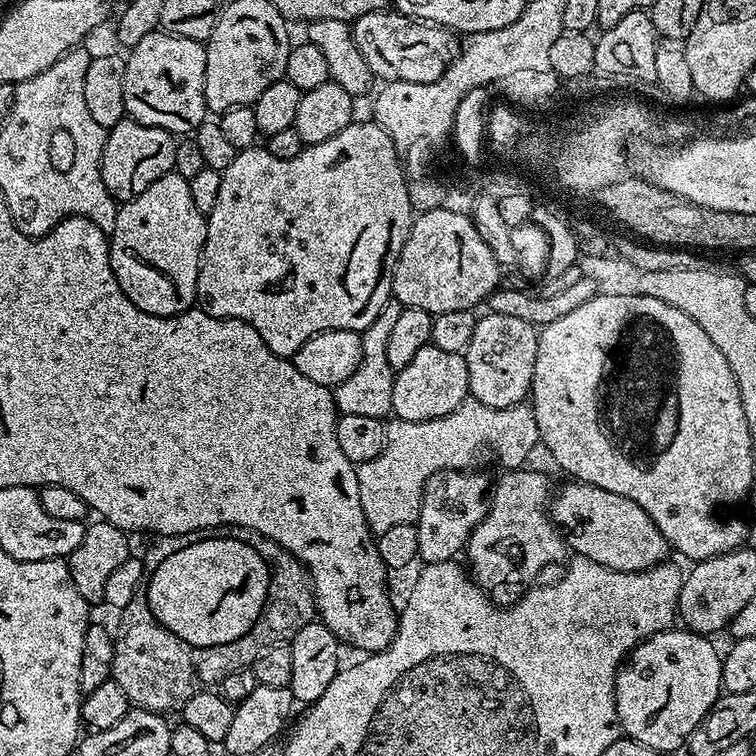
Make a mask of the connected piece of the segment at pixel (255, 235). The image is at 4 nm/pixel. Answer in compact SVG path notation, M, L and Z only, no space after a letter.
M353 122L347 124L338 134L334 134L334 138L326 138L326 142L318 142L304 147L298 154L298 158L274 158L274 154L268 152L267 147L253 146L251 148L239 149L234 158L234 162L230 162L230 166L226 166L226 170L221 172L222 186L218 189L218 202L214 202L214 210L207 213L206 219L208 222L208 233L206 234L206 242L204 243L204 253L200 256L200 273L198 274L198 286L196 287L196 304L200 311L217 316L223 320L241 320L246 322L256 333L262 338L262 342L266 342L266 346L274 354L285 358L292 358L295 352L307 339L319 332L326 330L352 330L362 333L365 328L368 328L384 311L385 304L390 299L392 294L392 275L394 274L394 266L398 262L398 254L402 254L402 246L406 242L406 238L412 229L412 221L414 219L414 206L410 202L410 194L408 193L408 178L406 169L402 163L402 157L396 150L394 143L386 134L386 130L382 130L374 122L368 124L359 124Z

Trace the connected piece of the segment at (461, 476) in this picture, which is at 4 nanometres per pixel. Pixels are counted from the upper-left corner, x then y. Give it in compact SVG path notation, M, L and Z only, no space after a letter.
M450 470L443 477L431 476L424 487L424 497L420 503L420 516L415 522L418 530L419 559L424 564L447 564L465 551L470 534L482 522L490 504L490 480L479 472L459 472Z

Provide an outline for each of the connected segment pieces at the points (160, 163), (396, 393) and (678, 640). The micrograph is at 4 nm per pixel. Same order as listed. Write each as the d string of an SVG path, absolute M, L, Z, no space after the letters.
M125 118L107 129L104 138L104 149L100 159L100 173L106 190L118 202L133 200L150 182L158 182L174 166L174 150L177 137L171 132L146 126L137 120Z
M428 343L402 366L393 378L393 406L391 415L406 422L426 422L458 410L462 401L469 399L468 371L463 355L450 350L438 350Z
M669 630L667 632L659 632L645 640L643 644L636 645L632 649L627 660L623 661L620 666L620 671L616 674L616 718L620 721L620 726L623 735L629 740L636 740L642 746L658 750L662 754L668 752L676 752L685 747L688 742L688 735L695 730L702 722L702 718L706 718L706 714L716 705L716 699L722 695L722 656L711 643L709 637L701 636L699 632L690 632L687 630Z

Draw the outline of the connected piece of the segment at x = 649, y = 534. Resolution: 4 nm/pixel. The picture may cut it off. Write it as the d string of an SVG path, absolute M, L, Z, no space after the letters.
M567 482L560 489L555 489L550 500L550 515L556 527L566 533L566 544L569 549L576 551L577 557L598 562L598 566L606 566L615 572L645 572L655 564L665 563L669 559L670 545L668 539L654 526L654 518L638 506L630 498L622 498L622 494L610 494L610 490L602 490L593 484Z

